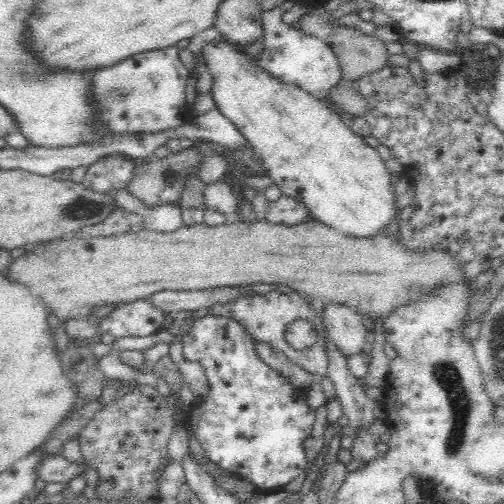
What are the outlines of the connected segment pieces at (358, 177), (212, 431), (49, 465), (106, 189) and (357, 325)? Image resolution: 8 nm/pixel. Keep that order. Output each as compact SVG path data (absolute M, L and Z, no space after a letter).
M226 39L210 42L202 48L205 68L210 69L214 84L210 93L216 108L224 117L235 124L250 148L262 160L267 175L281 189L281 194L302 202L312 218L323 222L345 236L369 238L380 234L390 222L401 215L396 194L391 182L391 174L380 159L378 152L364 142L344 124L339 113L330 110L324 100L316 99L305 90L280 82L261 68L251 63L247 54L228 44Z
M213 314L198 318L182 340L184 359L198 361L210 385L206 400L185 410L188 430L198 440L209 460L262 490L288 486L308 465L303 442L312 432L316 408L306 403L307 389L294 387L288 379L264 363L254 351L254 341L246 329L232 318Z
M59 454L44 458L42 464L36 468L40 485L48 482L68 483L74 476L85 472L86 467L82 463L70 461Z
M108 155L98 159L87 167L86 176L81 182L84 187L112 196L116 189L127 190L134 176L134 168L130 157Z
M324 303L322 326L346 357L367 349L364 336L367 328L362 324L363 316L345 304Z

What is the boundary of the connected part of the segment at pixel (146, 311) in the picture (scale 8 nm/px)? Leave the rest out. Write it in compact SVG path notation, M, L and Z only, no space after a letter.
M148 299L120 303L100 319L99 332L116 339L123 336L148 336L160 330L166 315Z

